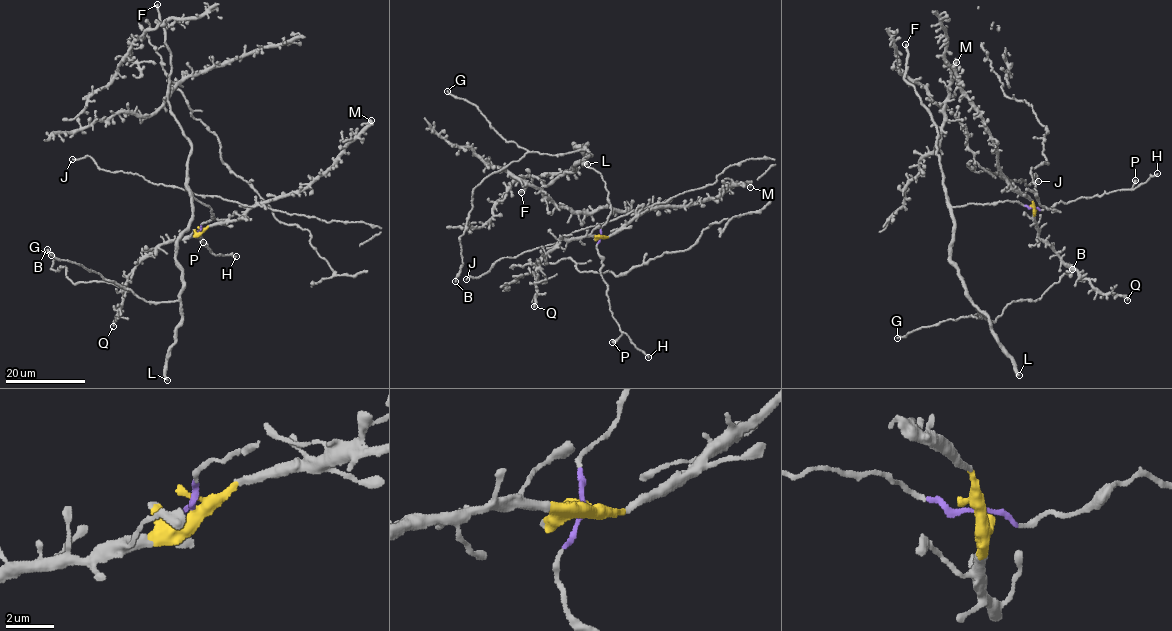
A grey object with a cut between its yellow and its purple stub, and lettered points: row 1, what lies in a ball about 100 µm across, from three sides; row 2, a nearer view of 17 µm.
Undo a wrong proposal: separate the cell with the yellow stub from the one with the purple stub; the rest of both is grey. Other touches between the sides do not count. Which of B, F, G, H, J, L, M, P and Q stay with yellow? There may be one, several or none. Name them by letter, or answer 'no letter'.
J, M, Q

